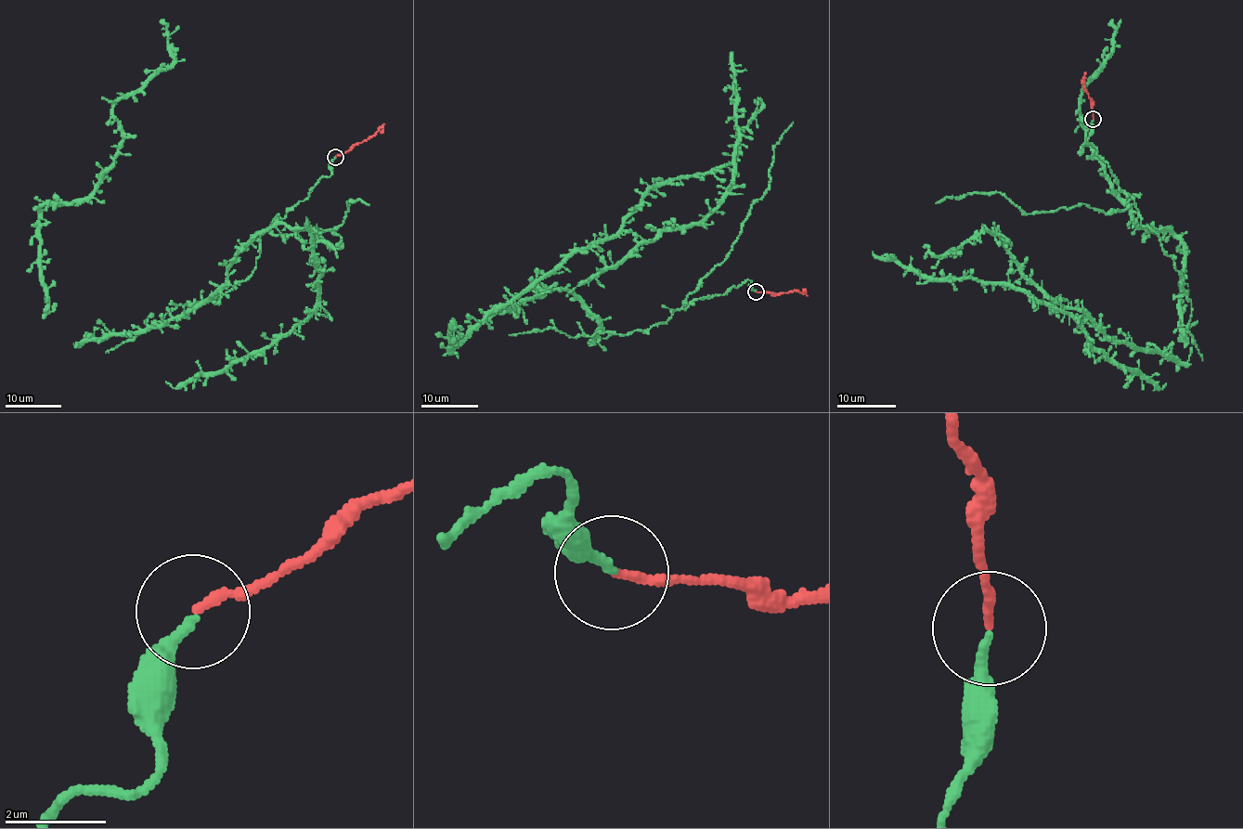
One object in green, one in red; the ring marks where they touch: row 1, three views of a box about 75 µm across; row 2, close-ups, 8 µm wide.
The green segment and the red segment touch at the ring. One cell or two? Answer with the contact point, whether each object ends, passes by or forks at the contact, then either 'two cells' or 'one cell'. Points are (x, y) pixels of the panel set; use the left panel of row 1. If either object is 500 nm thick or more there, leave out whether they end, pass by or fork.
at (335, 157); green ends there; red ends there; one cell

